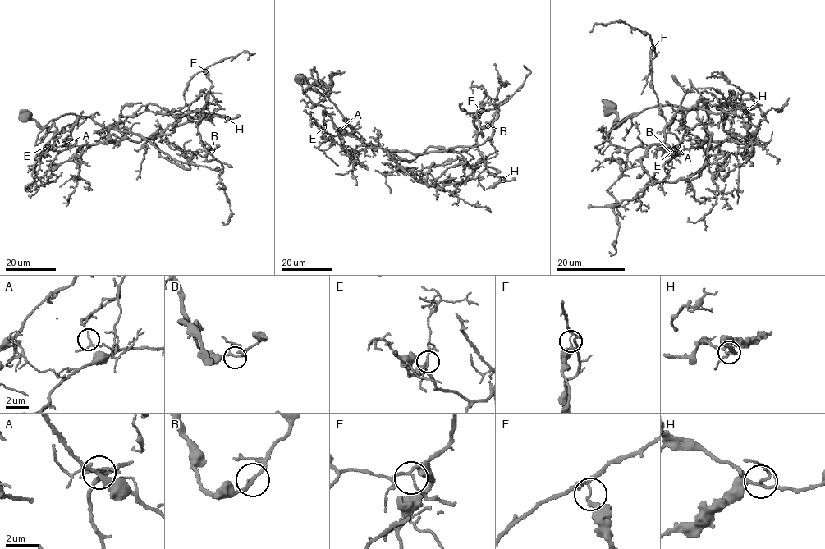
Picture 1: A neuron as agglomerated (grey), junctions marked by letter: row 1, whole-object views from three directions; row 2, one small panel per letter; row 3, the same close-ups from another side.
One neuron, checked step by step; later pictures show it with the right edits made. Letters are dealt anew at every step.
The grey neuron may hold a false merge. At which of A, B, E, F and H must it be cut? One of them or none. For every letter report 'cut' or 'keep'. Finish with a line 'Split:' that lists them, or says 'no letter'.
A: keep
B: keep
E: keep
F: cut
H: keep
Split: F

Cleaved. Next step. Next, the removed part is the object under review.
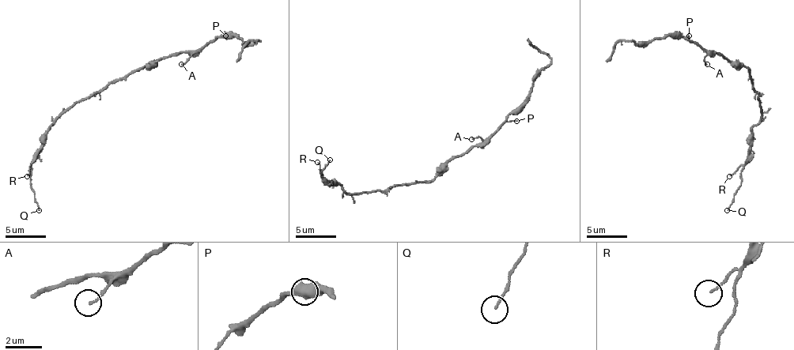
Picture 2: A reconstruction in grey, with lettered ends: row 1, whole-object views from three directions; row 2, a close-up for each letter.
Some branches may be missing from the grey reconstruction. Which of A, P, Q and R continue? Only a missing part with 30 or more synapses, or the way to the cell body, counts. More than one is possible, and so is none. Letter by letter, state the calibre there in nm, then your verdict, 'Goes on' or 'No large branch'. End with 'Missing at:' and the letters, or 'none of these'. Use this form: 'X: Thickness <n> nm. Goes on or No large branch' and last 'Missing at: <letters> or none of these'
A: Thickness 120 nm. No large branch
P: Thickness 110 nm. No large branch
Q: Thickness 90 nm. No large branch
R: Thickness 90 nm. No large branch
Missing at: none of these

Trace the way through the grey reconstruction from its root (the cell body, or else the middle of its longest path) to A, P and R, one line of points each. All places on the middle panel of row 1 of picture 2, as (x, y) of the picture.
A: (435, 176), (451, 159), (467, 153), (482, 141), (480, 137), (471, 139)
P: (435, 176), (451, 159), (467, 153), (476, 145), (482, 145), (506, 121), (516, 121)
R: (435, 176), (423, 182), (395, 184), (384, 190), (348, 194), (339, 184), (331, 184), (321, 176), (317, 162)

